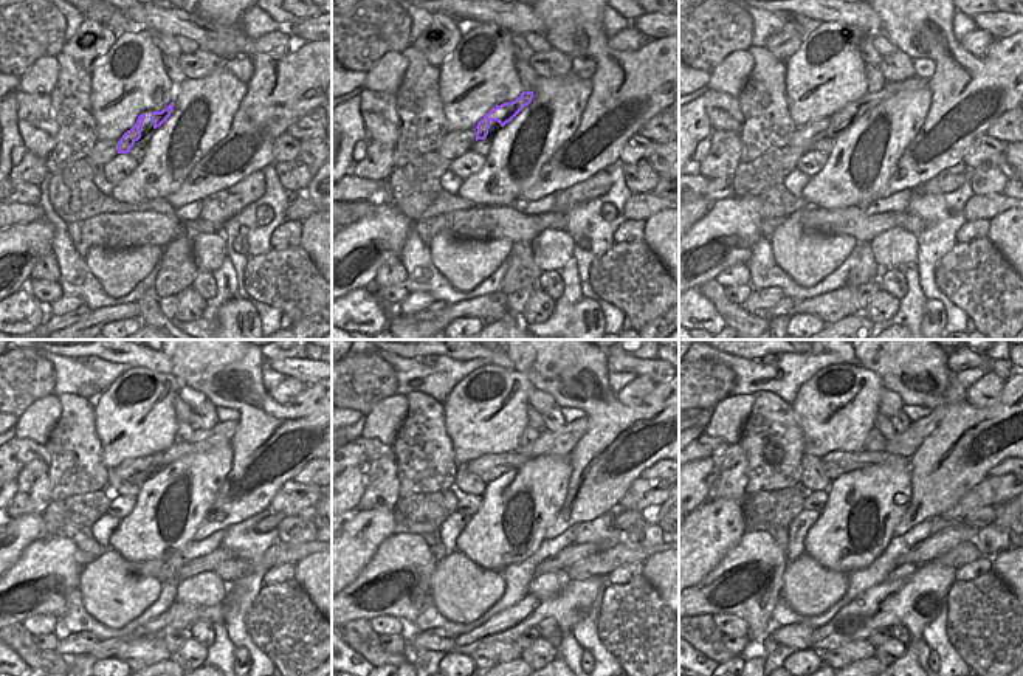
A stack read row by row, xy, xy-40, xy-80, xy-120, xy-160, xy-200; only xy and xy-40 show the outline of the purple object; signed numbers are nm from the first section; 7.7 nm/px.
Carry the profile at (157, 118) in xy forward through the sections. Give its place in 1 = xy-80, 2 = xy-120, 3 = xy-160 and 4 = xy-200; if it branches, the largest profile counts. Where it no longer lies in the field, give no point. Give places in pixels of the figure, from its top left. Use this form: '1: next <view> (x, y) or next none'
1: next xy-80 (850, 113)
2: next xy-120 (222, 433)
3: next xy-160 (560, 442)
4: next xy-200 (905, 444)

